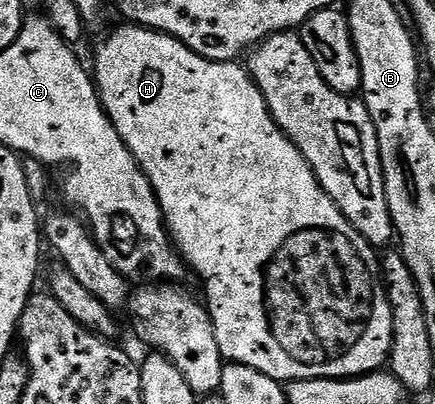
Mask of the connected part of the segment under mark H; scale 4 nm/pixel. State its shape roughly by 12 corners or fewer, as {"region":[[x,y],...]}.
{"region":[[126,23],[102,106],[279,383],[390,360],[379,254],[249,72]]}

